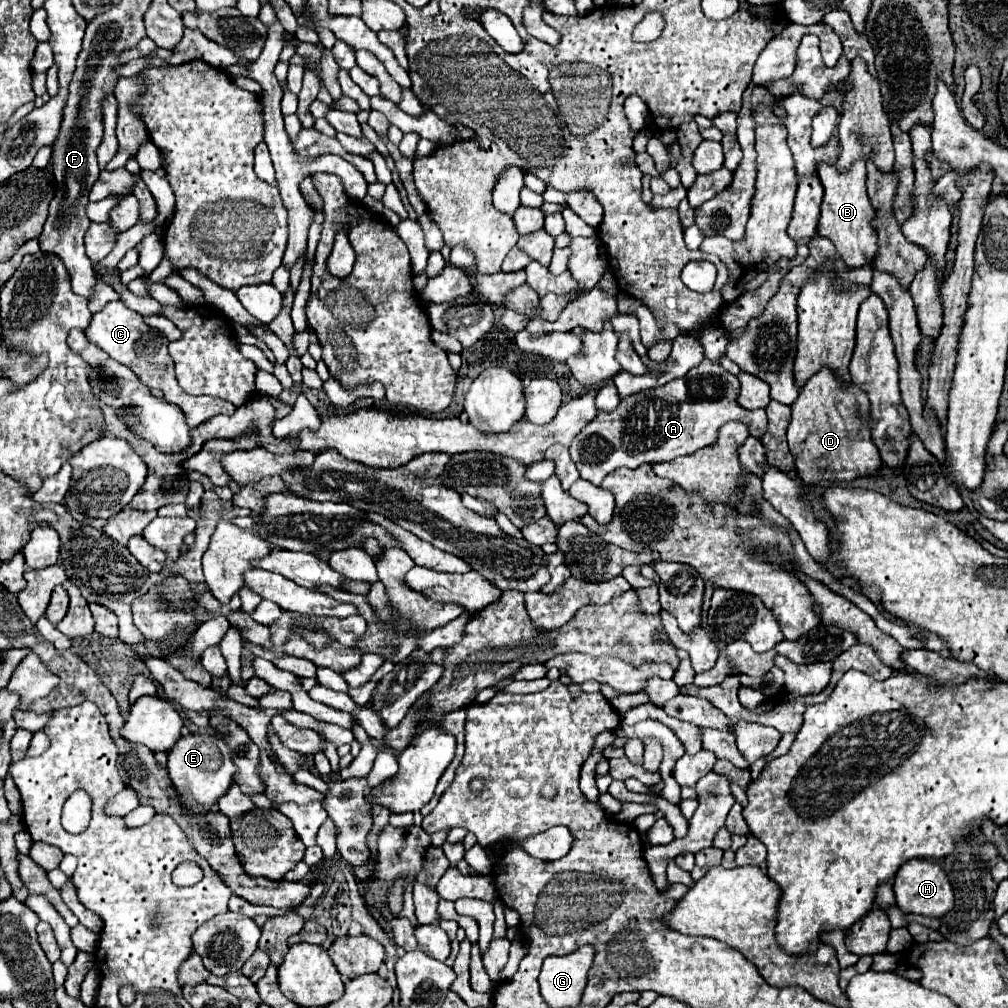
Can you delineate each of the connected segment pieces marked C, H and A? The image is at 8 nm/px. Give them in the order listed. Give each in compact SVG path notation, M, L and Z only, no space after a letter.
M122 300L110 302L102 312L92 316L90 326L86 328L86 338L90 342L98 344L110 358L114 358L120 364L128 366L148 388L162 390L164 398L170 404L180 406L180 410L184 412L186 424L190 428L196 428L198 424L202 424L204 420L212 418L216 414L234 414L234 410L236 410L236 406L232 402L226 402L222 398L186 394L178 386L178 380L174 376L174 362L172 362L170 354L168 354L168 338L160 330L154 330L154 328L146 326L142 316L132 312L130 308L126 308L126 304Z
M908 860L904 862L896 876L894 876L894 894L896 894L896 906L904 914L922 914L922 916L932 916L940 918L954 906L954 892L952 886L946 878L946 872L932 860Z
M704 360L684 378L656 386L654 390L642 390L642 394L632 394L612 412L600 410L570 446L570 456L578 466L580 478L600 486L604 476L616 468L638 468L642 464L670 462L678 456L692 454L714 444L720 426L732 420L746 422L750 436L762 438L766 434L766 412L740 408L736 402L738 390L740 382L736 376L720 364Z

